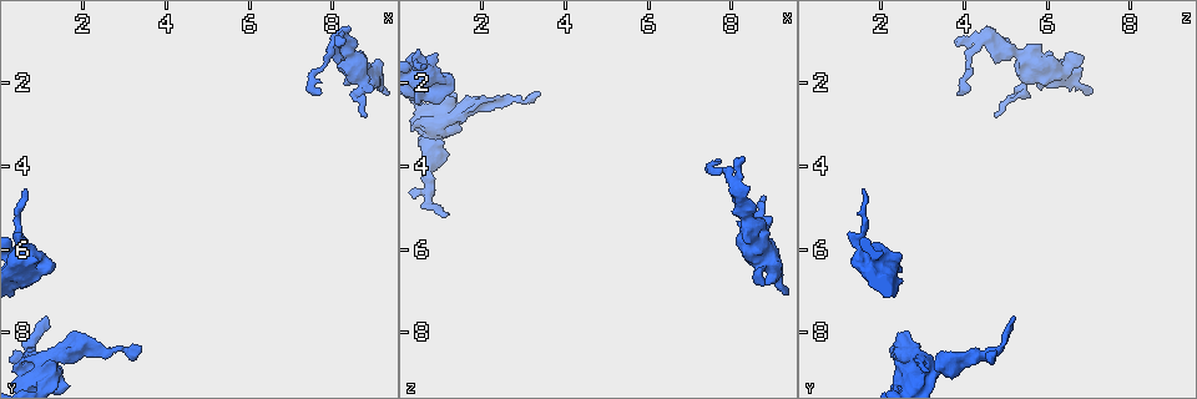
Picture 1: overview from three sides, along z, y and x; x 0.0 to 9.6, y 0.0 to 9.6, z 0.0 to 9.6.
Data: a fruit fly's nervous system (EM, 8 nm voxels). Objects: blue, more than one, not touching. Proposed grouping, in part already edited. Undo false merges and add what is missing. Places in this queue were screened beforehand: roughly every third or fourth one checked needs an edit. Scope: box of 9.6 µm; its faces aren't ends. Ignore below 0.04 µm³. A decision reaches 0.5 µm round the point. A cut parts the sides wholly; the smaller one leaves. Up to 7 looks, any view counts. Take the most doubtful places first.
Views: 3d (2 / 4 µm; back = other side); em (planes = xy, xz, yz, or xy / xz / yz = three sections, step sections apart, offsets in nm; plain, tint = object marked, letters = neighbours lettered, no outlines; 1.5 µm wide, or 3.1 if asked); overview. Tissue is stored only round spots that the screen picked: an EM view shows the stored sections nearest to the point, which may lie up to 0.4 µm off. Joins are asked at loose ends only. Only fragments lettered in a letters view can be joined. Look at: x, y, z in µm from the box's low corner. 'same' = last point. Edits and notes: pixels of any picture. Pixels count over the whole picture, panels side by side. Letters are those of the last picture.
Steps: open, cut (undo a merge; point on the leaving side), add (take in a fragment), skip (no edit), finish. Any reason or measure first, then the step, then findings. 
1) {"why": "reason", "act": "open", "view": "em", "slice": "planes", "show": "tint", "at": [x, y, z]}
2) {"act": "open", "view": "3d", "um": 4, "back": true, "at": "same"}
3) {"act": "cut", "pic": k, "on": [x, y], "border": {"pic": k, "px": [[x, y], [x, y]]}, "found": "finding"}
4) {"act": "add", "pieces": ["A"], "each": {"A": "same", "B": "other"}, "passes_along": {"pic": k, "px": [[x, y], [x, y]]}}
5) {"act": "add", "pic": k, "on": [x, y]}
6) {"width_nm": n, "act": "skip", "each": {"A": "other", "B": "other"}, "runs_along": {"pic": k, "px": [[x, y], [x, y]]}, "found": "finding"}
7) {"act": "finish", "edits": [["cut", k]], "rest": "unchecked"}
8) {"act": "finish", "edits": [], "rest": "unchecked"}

{"why": "tapers out", "act": "open", "view": "em", "slice": "yz", "step": 4, "show": "letters", "at": [1.15, 7.70, 5.20]}

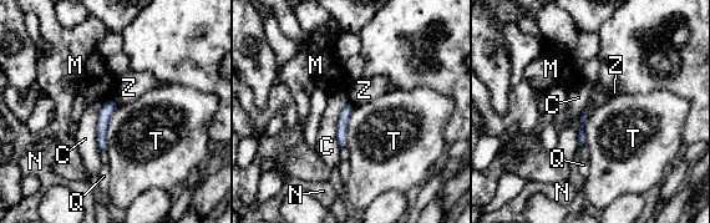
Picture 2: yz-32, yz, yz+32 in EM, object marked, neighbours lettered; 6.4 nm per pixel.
{"act": "skip", "each": {"C": "other", "M": "other", "N": "other", "Q": "other", "T": "other", "Z": "other"}, "border": {"pic": 2, "px": [[118, 106], [108, 123], [105, 148]]}, "found": "no lettered fragment goes on from it"}

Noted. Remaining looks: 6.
{"why": "branch stops here", "act": "open", "view": "em", "slice": "yz", "step": 8, "show": "tint", "at": [8.30, 0.95, 3.80]}

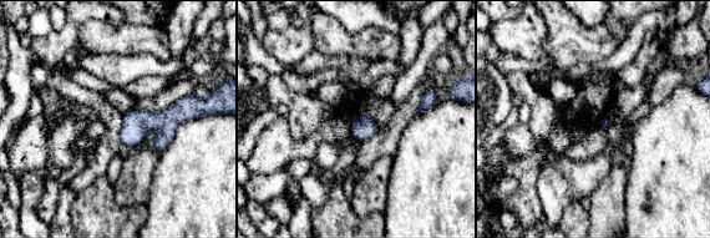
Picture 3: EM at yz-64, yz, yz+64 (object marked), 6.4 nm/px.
{"act": "open", "view": "em", "slice": "planes", "show": "letters", "at": "same"}

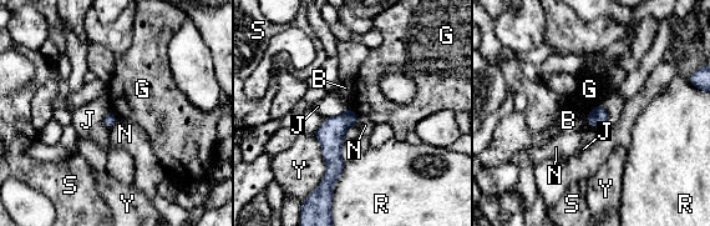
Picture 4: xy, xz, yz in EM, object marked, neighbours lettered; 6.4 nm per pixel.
{"act": "skip", "each": {"B": "other", "G": "other", "J": "other", "N": "other", "R": "other", "S": "other", "Y": "other"}, "runs_along": {"pic": 4, "px": [[349, 112], [331, 132], [328, 180]]}, "found": "none of them fits"}

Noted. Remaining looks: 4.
{"why": "thick turns thin", "act": "open", "view": "em", "slice": "xz", "step": 4, "show": "letters", "at": [0.75, 9.05, 3.20]}

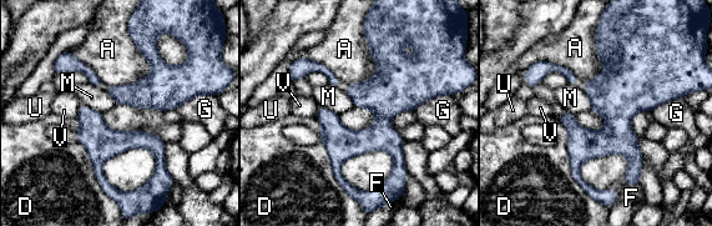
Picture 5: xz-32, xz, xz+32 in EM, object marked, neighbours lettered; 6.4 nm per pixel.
{"act": "skip", "each": {"A": "other", "D": "other", "F": "other", "G": "other", "M": "other", "U": "other", "V": "other"}, "border": {"pic": 5, "px": [[81, 104], [102, 114]]}, "found": "all the same neuron"}

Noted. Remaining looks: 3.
{"act": "finish", "edits": [], "rest": "unchecked"}

